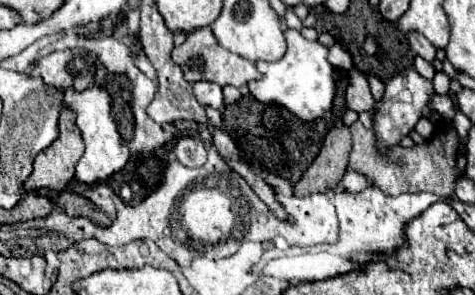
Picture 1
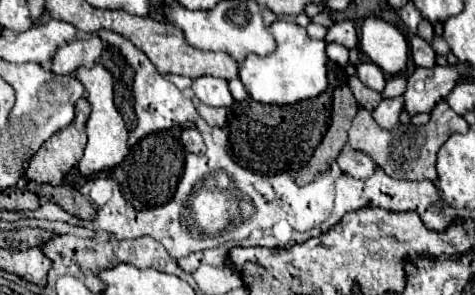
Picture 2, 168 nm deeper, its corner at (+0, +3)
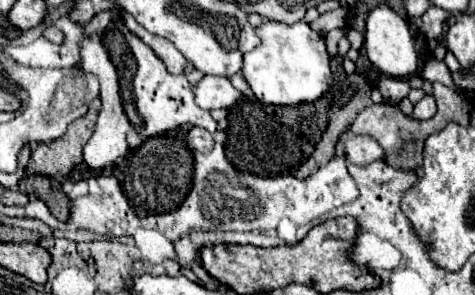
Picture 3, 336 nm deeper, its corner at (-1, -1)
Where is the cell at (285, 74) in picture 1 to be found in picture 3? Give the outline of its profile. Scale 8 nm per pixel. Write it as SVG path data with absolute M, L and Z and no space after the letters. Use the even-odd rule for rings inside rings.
M266 20L256 28L262 44L244 54L242 76L250 84L252 92L262 104L296 106L304 102L316 102L332 82L330 54L320 34L312 32L306 22L292 26Z

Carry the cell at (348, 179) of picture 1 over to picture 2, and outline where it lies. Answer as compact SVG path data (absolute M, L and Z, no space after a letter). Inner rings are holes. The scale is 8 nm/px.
M349 144L341 150L337 164L345 174L353 178L367 178L371 176L371 172L375 172L375 162L365 152L353 150Z

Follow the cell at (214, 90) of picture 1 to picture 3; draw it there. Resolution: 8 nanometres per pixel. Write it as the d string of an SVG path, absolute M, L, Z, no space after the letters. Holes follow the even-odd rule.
M204 76L196 86L196 104L204 110L214 108L230 108L240 98L240 92L230 84L228 78L222 76Z

